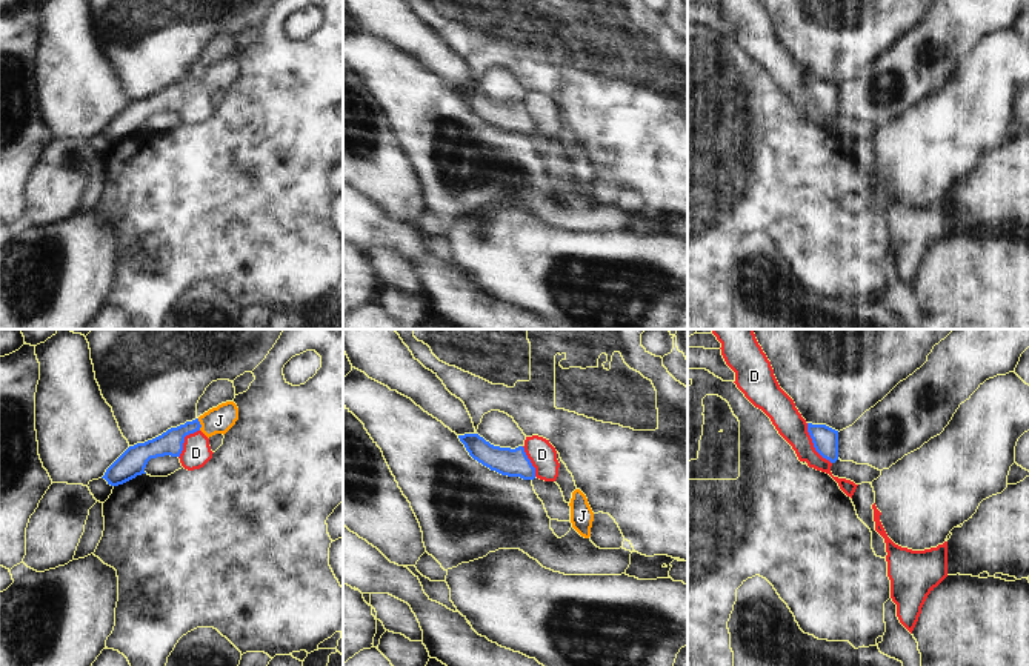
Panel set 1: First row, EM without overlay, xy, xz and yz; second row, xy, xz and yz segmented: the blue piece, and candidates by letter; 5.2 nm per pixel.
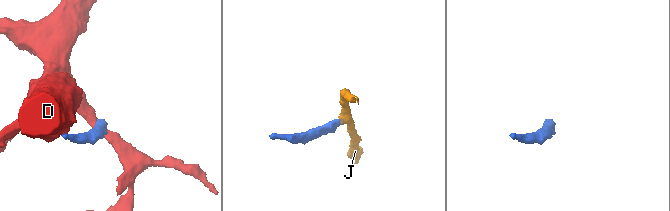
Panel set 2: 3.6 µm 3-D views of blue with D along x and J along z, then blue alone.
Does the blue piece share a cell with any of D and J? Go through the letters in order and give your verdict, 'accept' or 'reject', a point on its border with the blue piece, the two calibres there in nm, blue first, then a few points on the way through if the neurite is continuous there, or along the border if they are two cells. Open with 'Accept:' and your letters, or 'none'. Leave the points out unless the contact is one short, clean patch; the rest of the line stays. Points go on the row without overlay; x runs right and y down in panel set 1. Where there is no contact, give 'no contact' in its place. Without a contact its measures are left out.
Accept: J
D: reject | yz (814, 100) | 140/150 nm | along yz (806, 79), (814, 103), (831, 119)
J: accept | xy (200, 80) | 130/140 nm | across xy (171, 97), (183, 85), (200, 80), (219, 76)

